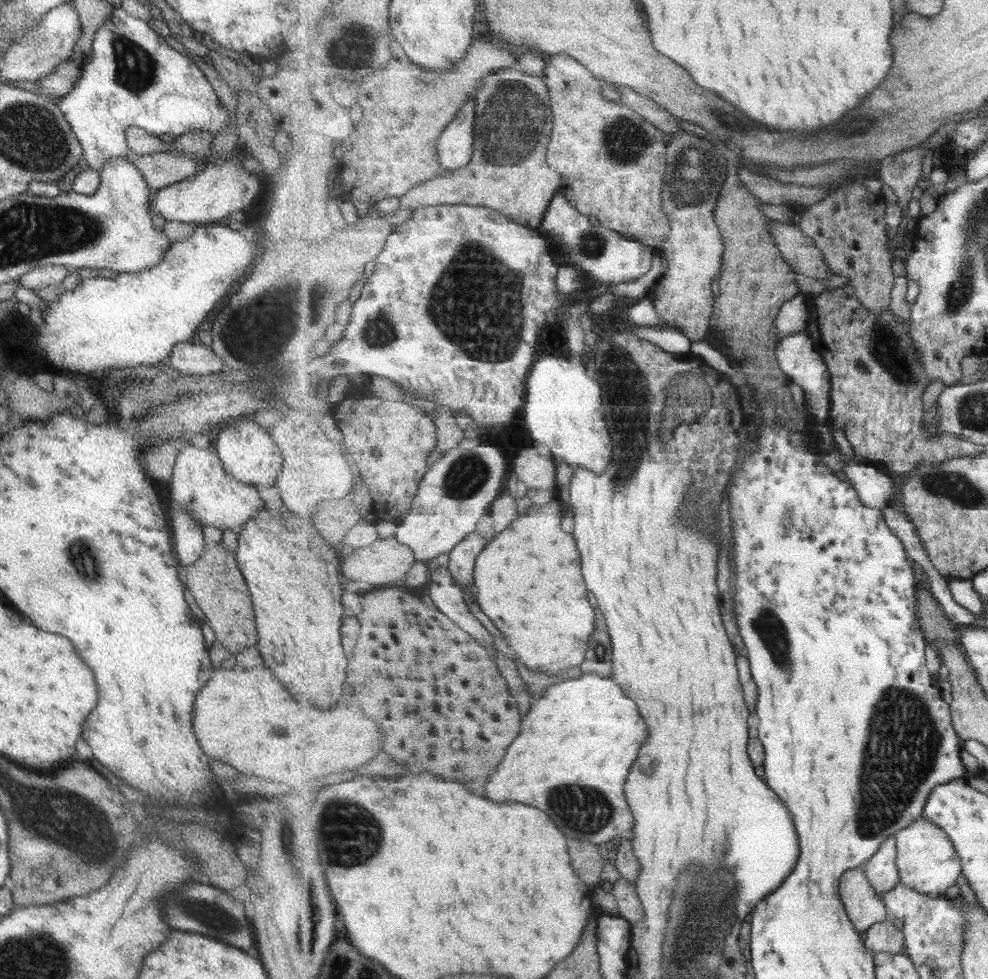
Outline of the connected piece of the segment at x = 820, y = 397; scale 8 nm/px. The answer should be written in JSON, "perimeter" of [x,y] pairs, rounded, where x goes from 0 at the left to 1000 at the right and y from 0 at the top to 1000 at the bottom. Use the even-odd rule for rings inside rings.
{"perimeter":[[[810,338],[796,343],[788,349],[786,365],[793,380],[815,399],[816,417],[827,429],[838,430],[842,416],[842,384],[837,371],[829,364],[824,347],[816,338]]]}

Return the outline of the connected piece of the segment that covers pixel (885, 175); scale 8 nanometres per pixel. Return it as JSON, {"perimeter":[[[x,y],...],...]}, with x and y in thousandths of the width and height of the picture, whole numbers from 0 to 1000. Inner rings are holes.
{"perimeter":[[[934,148],[892,163],[891,183],[903,192],[913,216],[918,216],[918,210],[924,202],[924,194],[927,194],[928,188],[934,183],[936,160],[941,160],[941,156]]]}

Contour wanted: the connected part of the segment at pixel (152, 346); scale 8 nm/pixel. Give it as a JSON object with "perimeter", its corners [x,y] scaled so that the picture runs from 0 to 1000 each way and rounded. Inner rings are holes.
{"perimeter":[[[200,229],[199,231],[201,233],[196,233],[193,241],[189,242],[189,244],[173,246],[171,253],[167,256],[167,261],[156,273],[148,274],[141,278],[120,280],[120,282],[115,282],[112,285],[106,284],[106,282],[90,284],[90,286],[85,285],[84,288],[80,288],[80,291],[74,297],[63,296],[63,299],[60,302],[58,301],[58,307],[49,309],[48,317],[43,324],[41,332],[39,334],[33,334],[35,342],[33,343],[31,341],[31,343],[27,343],[27,347],[25,347],[27,355],[33,358],[33,363],[34,360],[37,360],[39,364],[46,366],[46,369],[50,370],[54,375],[63,377],[64,379],[76,380],[77,382],[93,381],[101,383],[108,380],[108,377],[116,376],[116,378],[124,378],[124,376],[138,376],[139,374],[158,375],[160,371],[164,369],[168,370],[168,366],[171,364],[173,354],[176,351],[197,348],[195,343],[197,343],[197,339],[203,333],[203,329],[207,326],[207,323],[218,319],[218,315],[220,315],[225,303],[230,301],[232,292],[238,286],[253,278],[253,274],[256,272],[260,261],[262,261],[265,251],[264,249],[258,251],[258,246],[250,245],[244,237],[226,233],[226,231],[214,231],[214,233],[210,233],[207,229]]]}

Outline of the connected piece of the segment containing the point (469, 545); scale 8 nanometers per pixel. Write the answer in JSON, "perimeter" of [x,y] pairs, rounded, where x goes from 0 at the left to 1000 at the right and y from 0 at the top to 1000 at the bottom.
{"perimeter":[[[481,542],[468,552],[463,559],[453,567],[455,573],[453,580],[462,593],[465,593],[470,601],[480,598],[480,582],[485,565],[492,559],[494,554],[490,545]]]}

